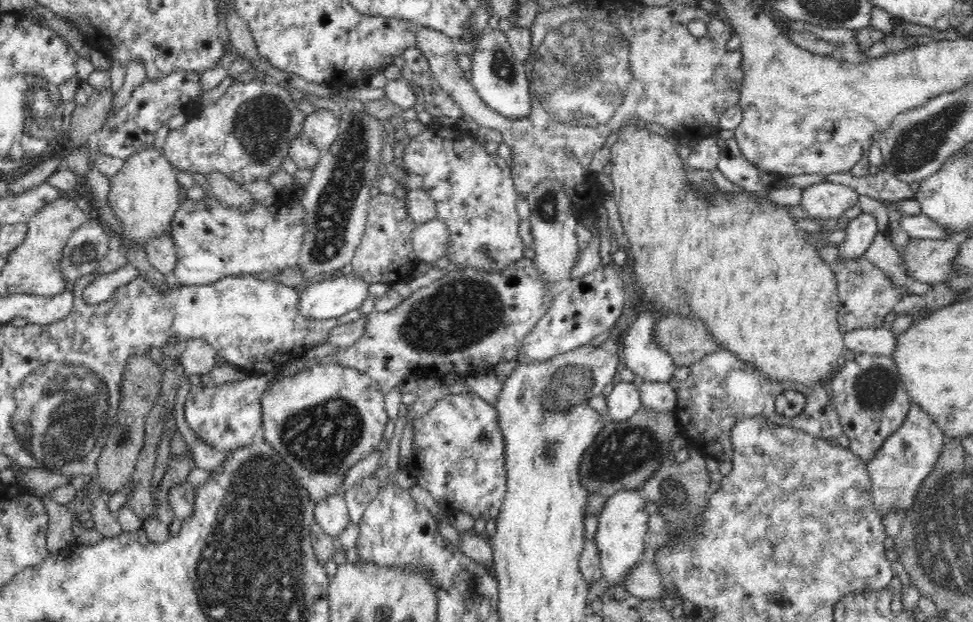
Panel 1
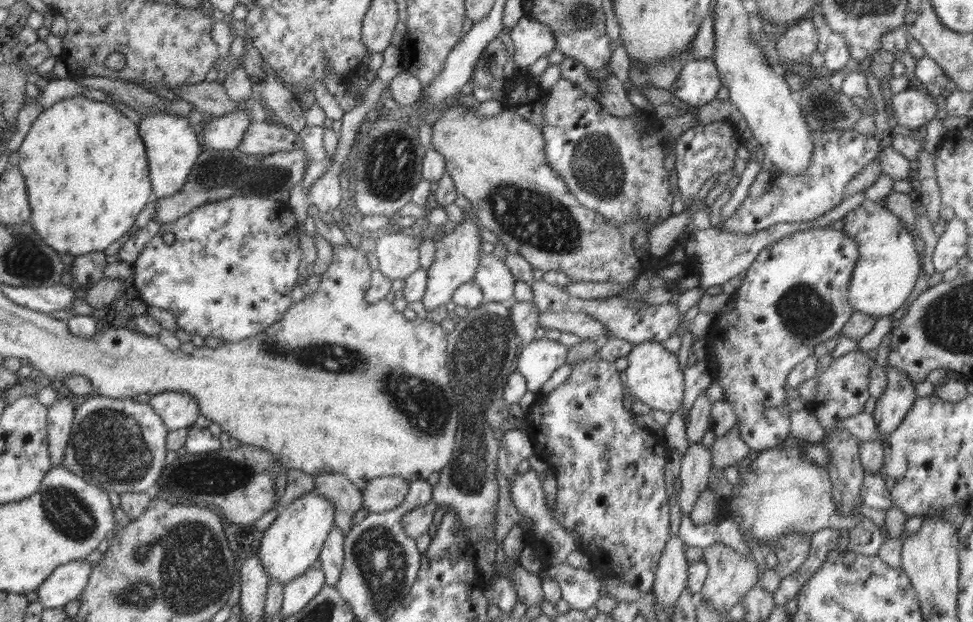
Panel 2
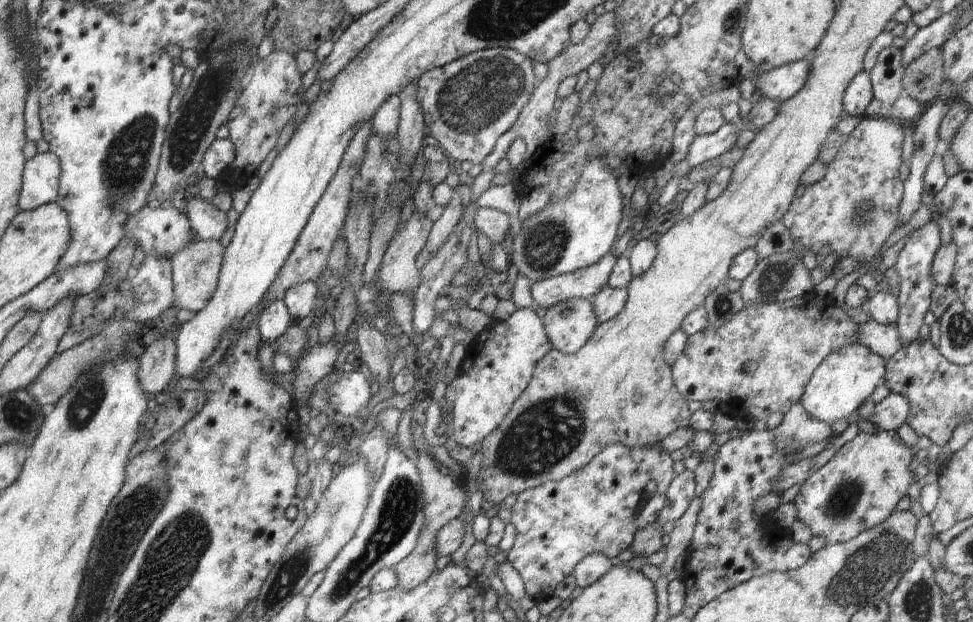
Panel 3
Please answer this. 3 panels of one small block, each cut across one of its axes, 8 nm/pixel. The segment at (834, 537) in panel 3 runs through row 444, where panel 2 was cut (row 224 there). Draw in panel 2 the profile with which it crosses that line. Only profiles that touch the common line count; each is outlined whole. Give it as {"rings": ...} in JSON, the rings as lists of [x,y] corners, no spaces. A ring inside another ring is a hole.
{"rings":[[[864,199],[858,208],[848,212],[843,218],[842,233],[847,234],[857,244],[858,258],[855,260],[854,270],[848,289],[848,300],[854,312],[864,312],[870,316],[882,317],[896,312],[908,300],[914,290],[914,284],[920,274],[921,261],[916,251],[914,235],[902,224],[898,216],[888,212],[885,207],[879,207],[875,201]]]}

